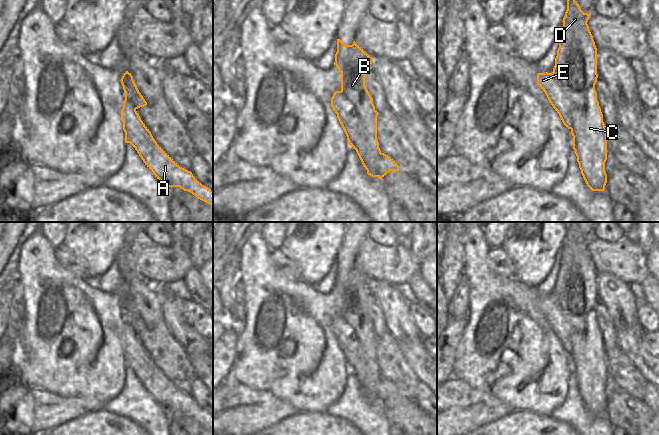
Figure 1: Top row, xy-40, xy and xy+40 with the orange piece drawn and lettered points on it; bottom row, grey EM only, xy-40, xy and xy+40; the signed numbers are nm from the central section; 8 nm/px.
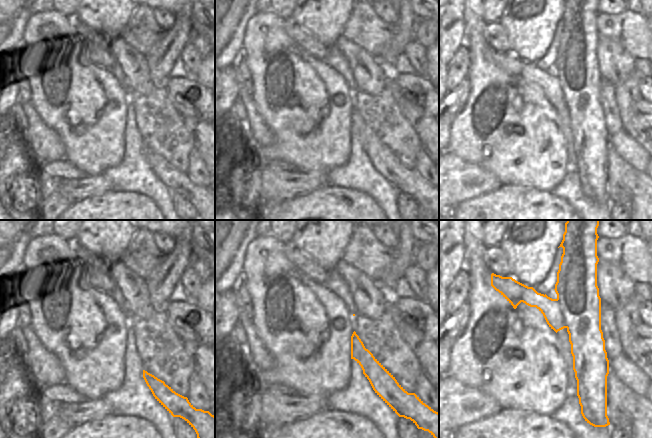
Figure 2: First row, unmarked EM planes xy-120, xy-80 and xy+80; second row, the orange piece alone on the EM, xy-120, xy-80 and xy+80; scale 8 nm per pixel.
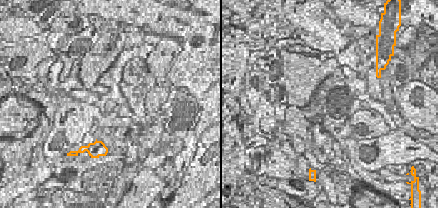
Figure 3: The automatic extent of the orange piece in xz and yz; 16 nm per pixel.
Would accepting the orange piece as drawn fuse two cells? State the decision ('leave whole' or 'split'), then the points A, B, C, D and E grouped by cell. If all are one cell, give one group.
split | A E / B C D

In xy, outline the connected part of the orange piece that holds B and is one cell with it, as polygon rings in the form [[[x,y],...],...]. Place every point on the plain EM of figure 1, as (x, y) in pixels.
[[[337,263],[337,276],[334,289],[341,296],[341,316],[355,330],[366,354],[367,362],[359,374],[356,374],[367,398],[378,401],[377,386],[381,380],[377,364],[377,340],[373,322],[365,310],[365,302],[371,293],[373,282],[355,265],[346,269]]]

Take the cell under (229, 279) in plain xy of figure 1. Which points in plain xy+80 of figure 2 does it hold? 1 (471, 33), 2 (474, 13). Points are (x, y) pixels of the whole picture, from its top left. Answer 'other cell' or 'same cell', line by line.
1: other cell
2: other cell

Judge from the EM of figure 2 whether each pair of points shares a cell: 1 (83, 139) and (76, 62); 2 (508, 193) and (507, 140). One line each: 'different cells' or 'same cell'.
1: same cell
2: different cells

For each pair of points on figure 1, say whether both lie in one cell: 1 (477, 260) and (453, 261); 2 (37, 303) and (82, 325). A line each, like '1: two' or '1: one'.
1: two
2: one

